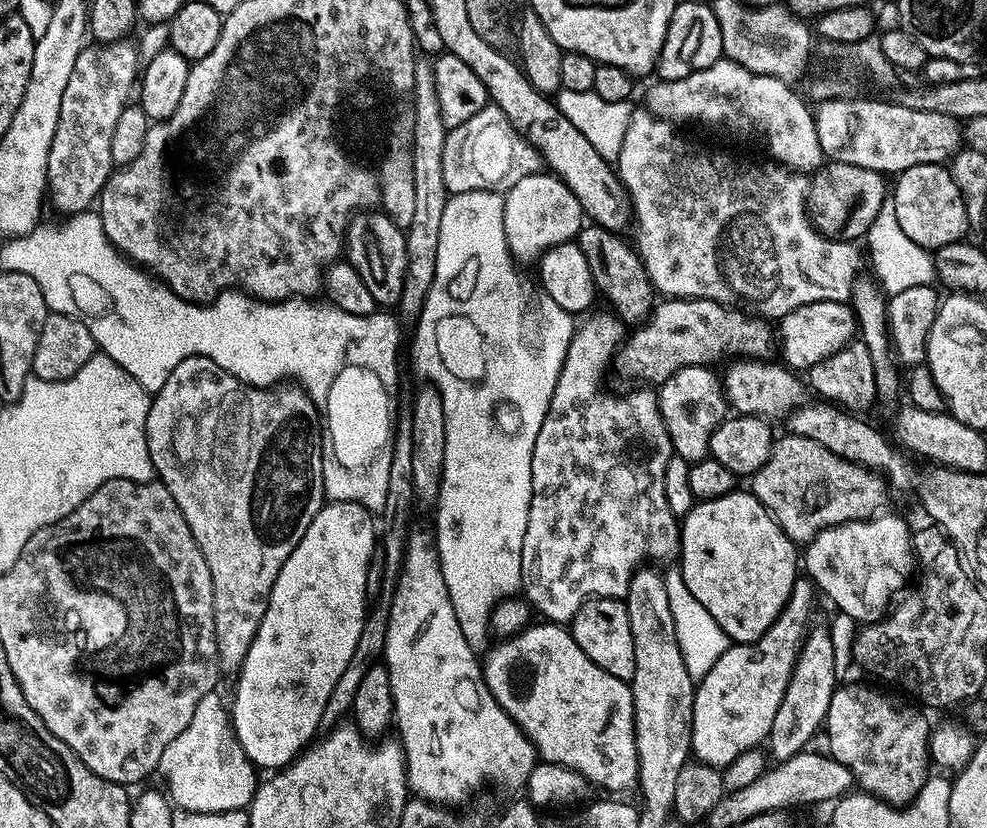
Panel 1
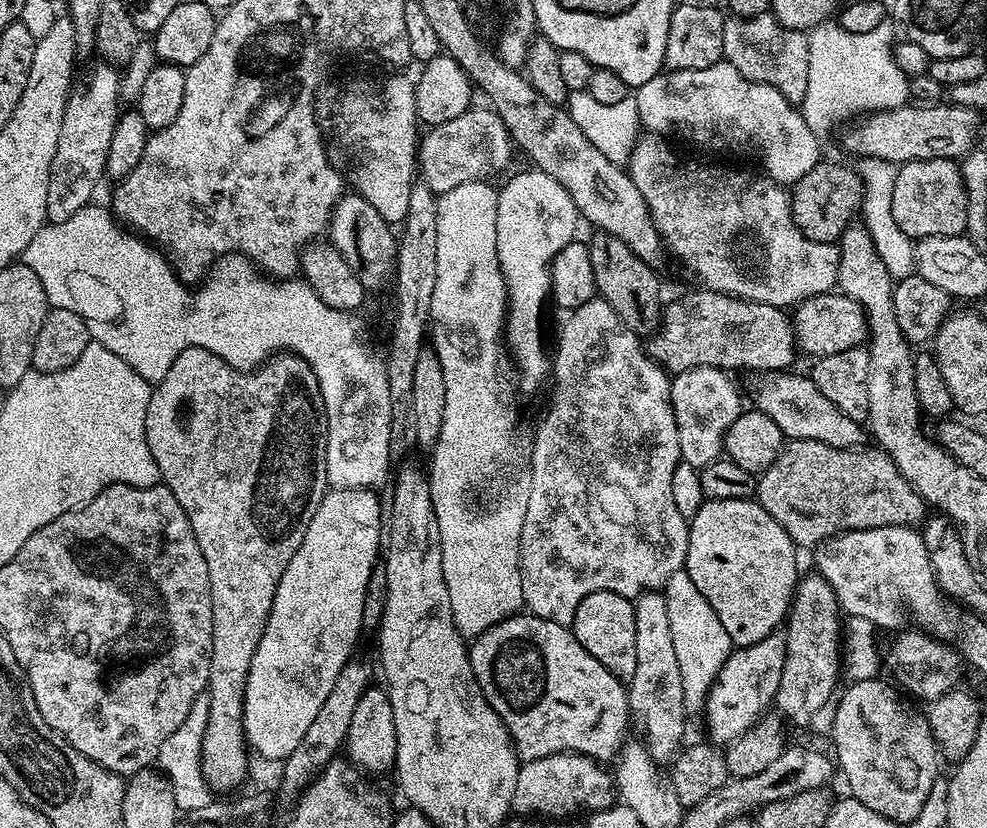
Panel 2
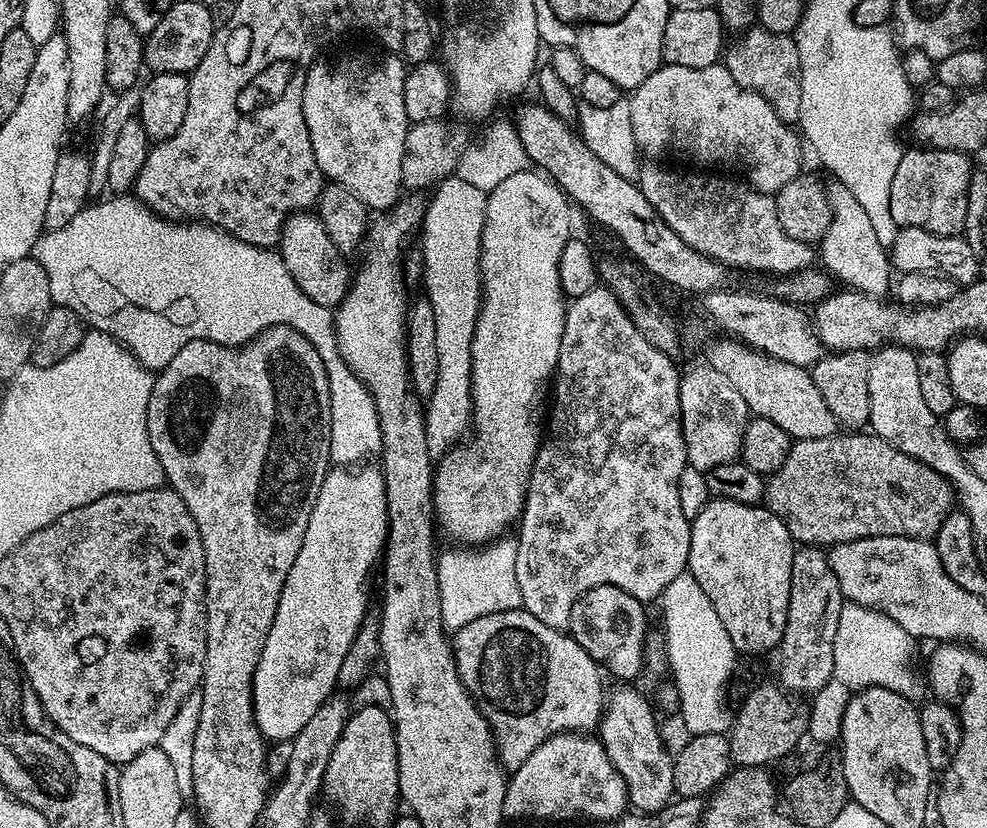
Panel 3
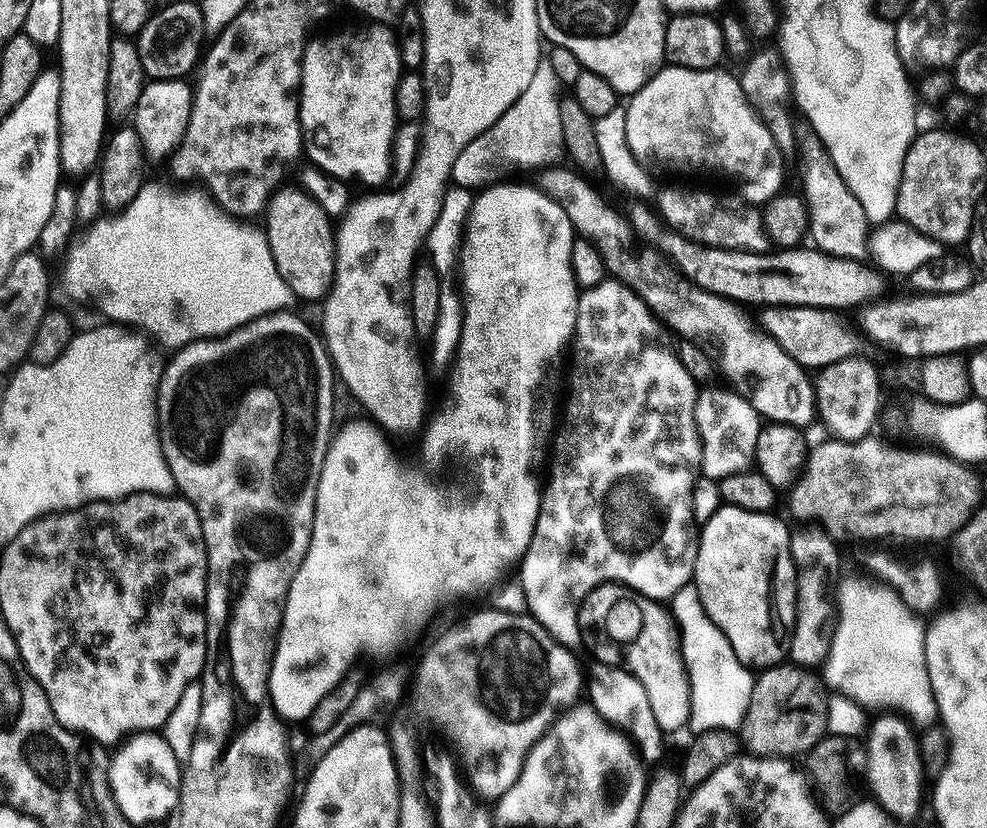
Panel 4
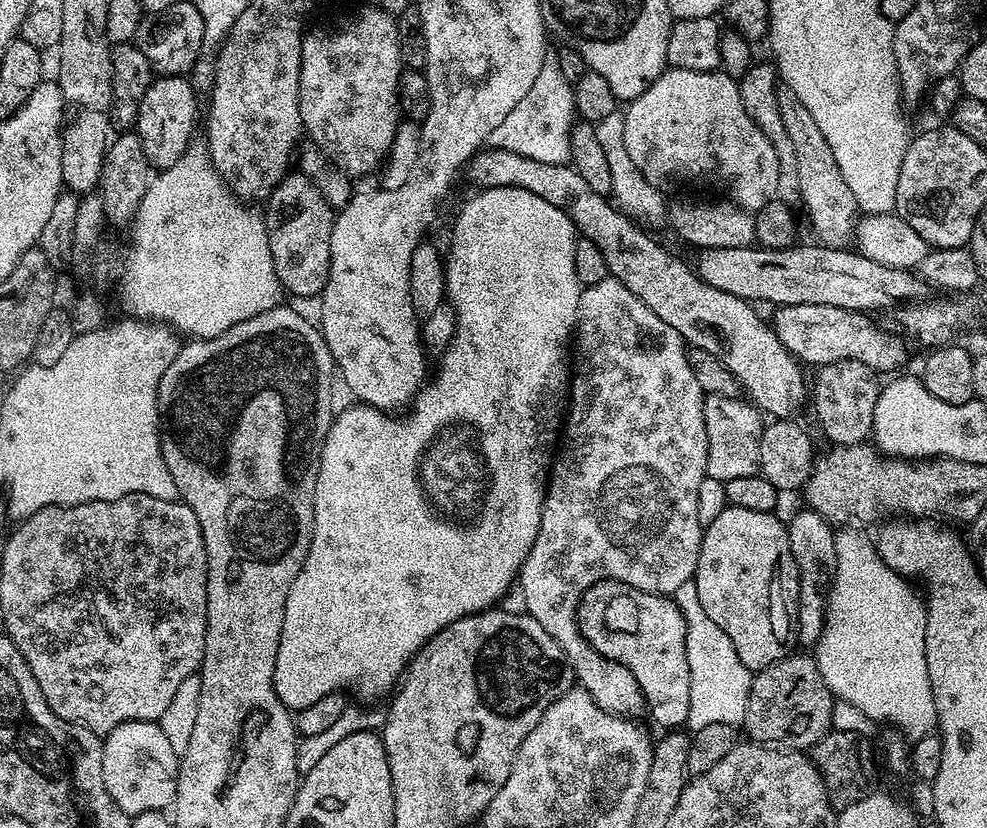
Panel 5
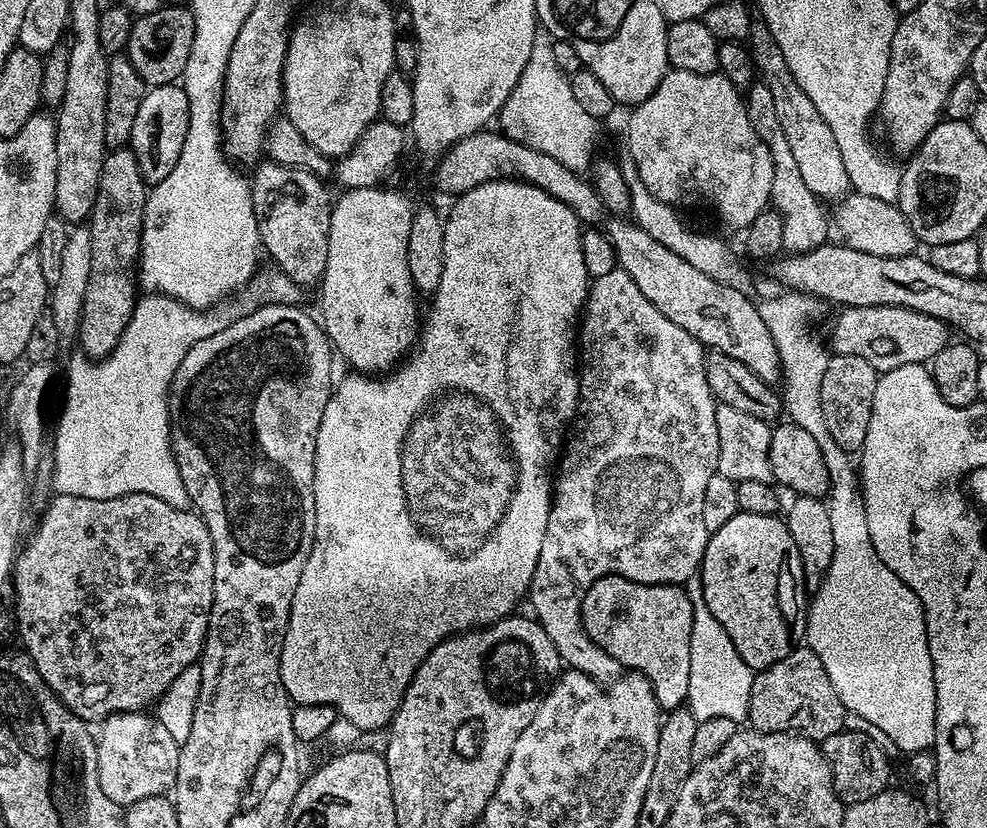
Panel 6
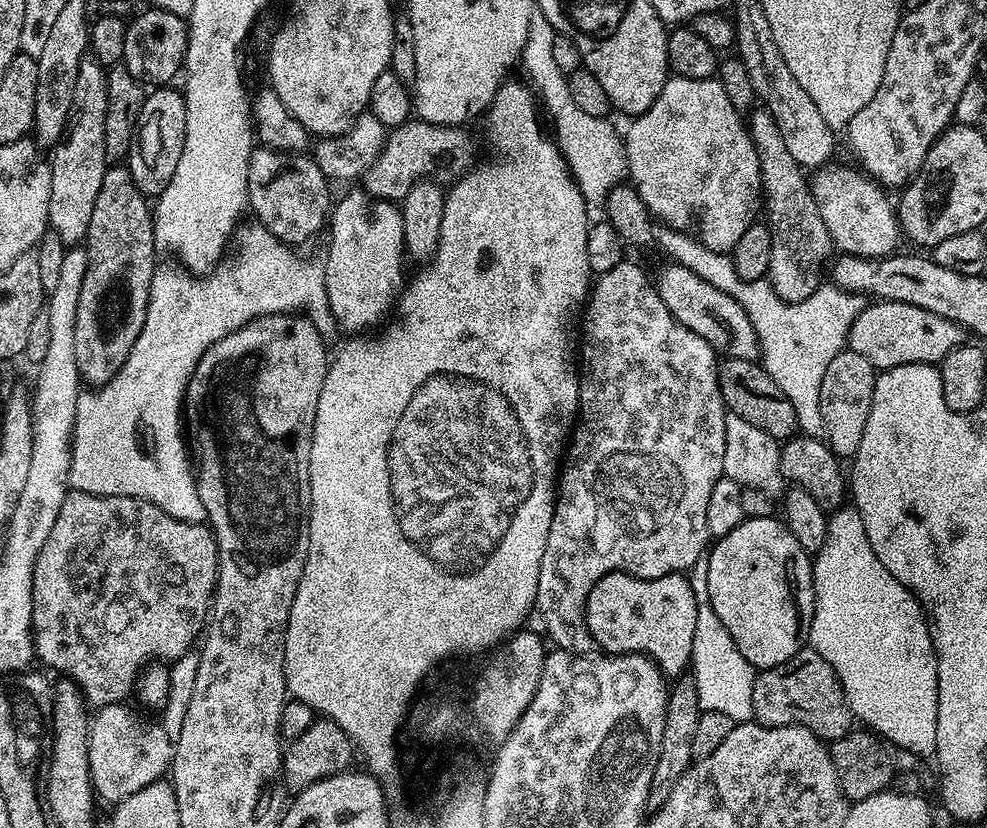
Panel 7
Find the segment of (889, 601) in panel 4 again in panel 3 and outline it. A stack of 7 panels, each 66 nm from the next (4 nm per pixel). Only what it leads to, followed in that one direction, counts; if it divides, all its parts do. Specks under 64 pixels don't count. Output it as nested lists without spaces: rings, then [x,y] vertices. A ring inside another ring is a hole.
[[[845,603],[838,618],[838,634],[834,634],[834,676],[851,690],[885,687],[912,698],[916,692],[916,676],[912,673],[914,637],[906,634],[894,618],[875,608]]]

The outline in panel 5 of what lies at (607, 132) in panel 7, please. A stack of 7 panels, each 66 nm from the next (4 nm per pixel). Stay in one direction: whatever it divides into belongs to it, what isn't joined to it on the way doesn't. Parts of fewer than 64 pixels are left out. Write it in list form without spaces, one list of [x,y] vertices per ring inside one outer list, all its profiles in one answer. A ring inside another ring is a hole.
[[[545,62],[538,76],[534,78],[530,90],[522,94],[522,100],[494,126],[488,144],[493,148],[514,150],[526,158],[535,158],[538,162],[567,164],[572,159],[570,136],[572,125],[577,123],[576,103],[572,93],[573,81],[562,78],[562,70],[554,62]]]

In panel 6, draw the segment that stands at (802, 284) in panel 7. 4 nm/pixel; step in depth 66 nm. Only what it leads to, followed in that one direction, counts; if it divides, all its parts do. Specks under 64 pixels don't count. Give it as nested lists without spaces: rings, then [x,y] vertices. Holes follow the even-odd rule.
[[[756,82],[747,89],[744,109],[750,118],[750,126],[754,126],[754,134],[762,138],[762,142],[770,150],[770,162],[774,162],[774,182],[770,182],[771,207],[782,218],[782,242],[784,252],[795,254],[809,252],[822,246],[829,239],[830,220],[824,217],[825,208],[822,202],[806,186],[802,173],[798,170],[794,153],[790,151],[790,141],[782,126],[778,123],[778,114],[774,107],[774,97],[763,82]]]

